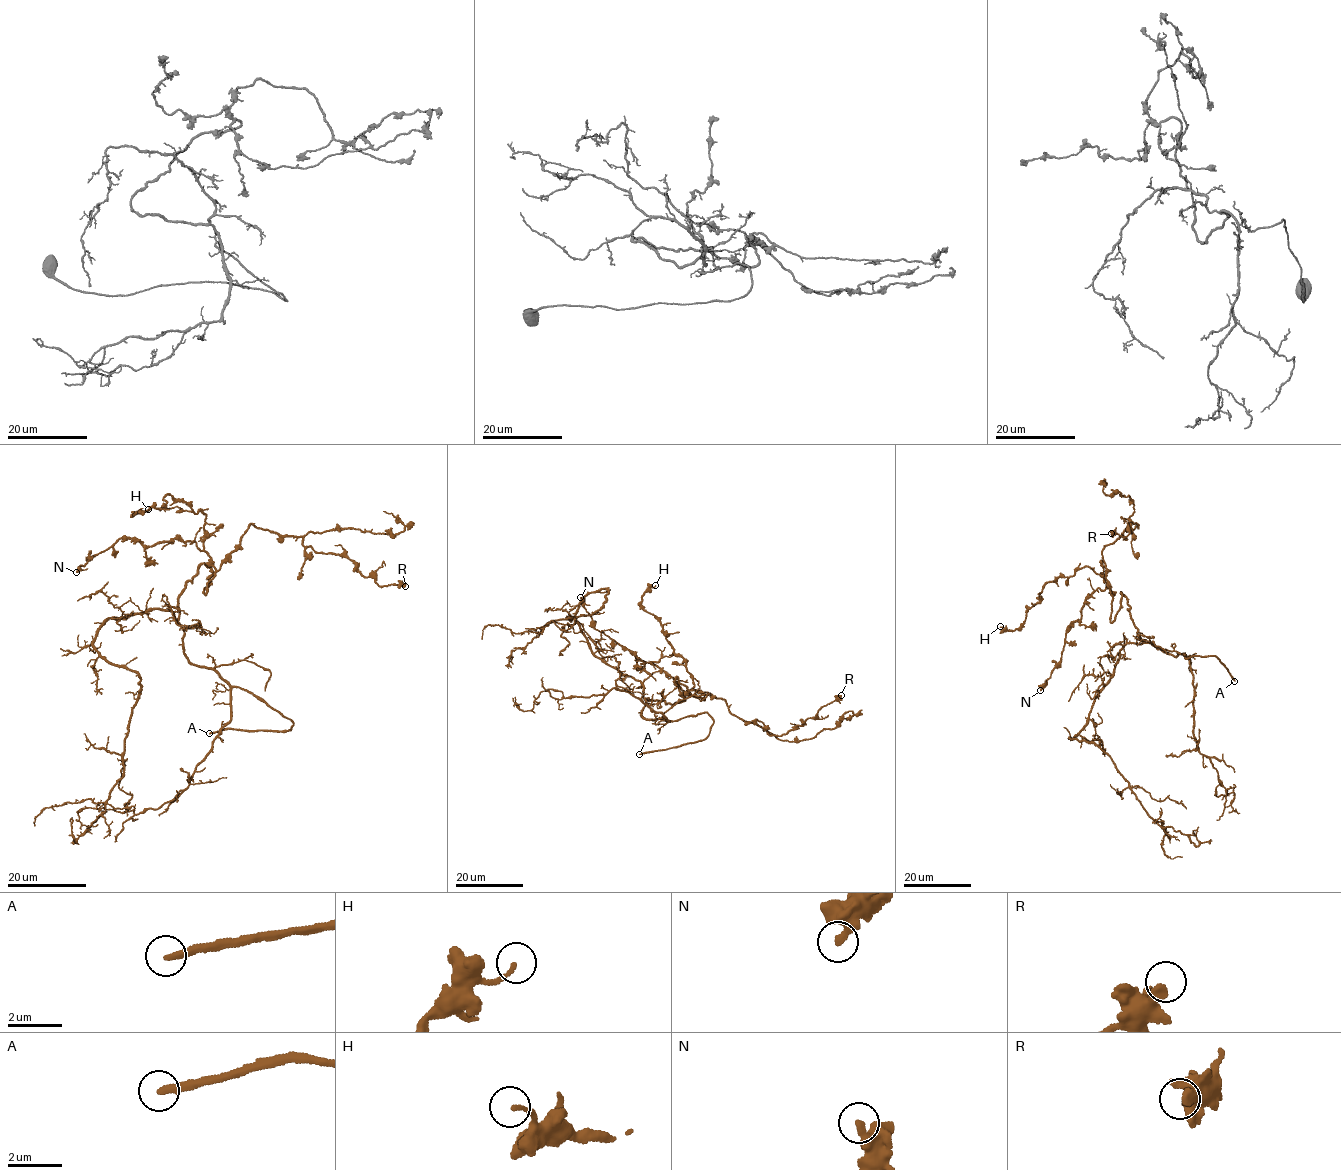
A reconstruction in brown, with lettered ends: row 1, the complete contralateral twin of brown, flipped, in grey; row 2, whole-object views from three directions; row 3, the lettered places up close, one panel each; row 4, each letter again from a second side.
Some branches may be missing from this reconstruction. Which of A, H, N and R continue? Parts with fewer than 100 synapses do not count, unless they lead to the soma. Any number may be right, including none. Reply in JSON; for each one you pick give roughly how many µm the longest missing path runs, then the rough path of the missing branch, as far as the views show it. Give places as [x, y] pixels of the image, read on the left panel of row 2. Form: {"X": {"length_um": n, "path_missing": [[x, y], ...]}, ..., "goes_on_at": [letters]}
{"A": {"length_um": 50, "path_missing": [[209, 733], [98, 759], [32, 761]]}, "goes_on_at": ["A"]}

